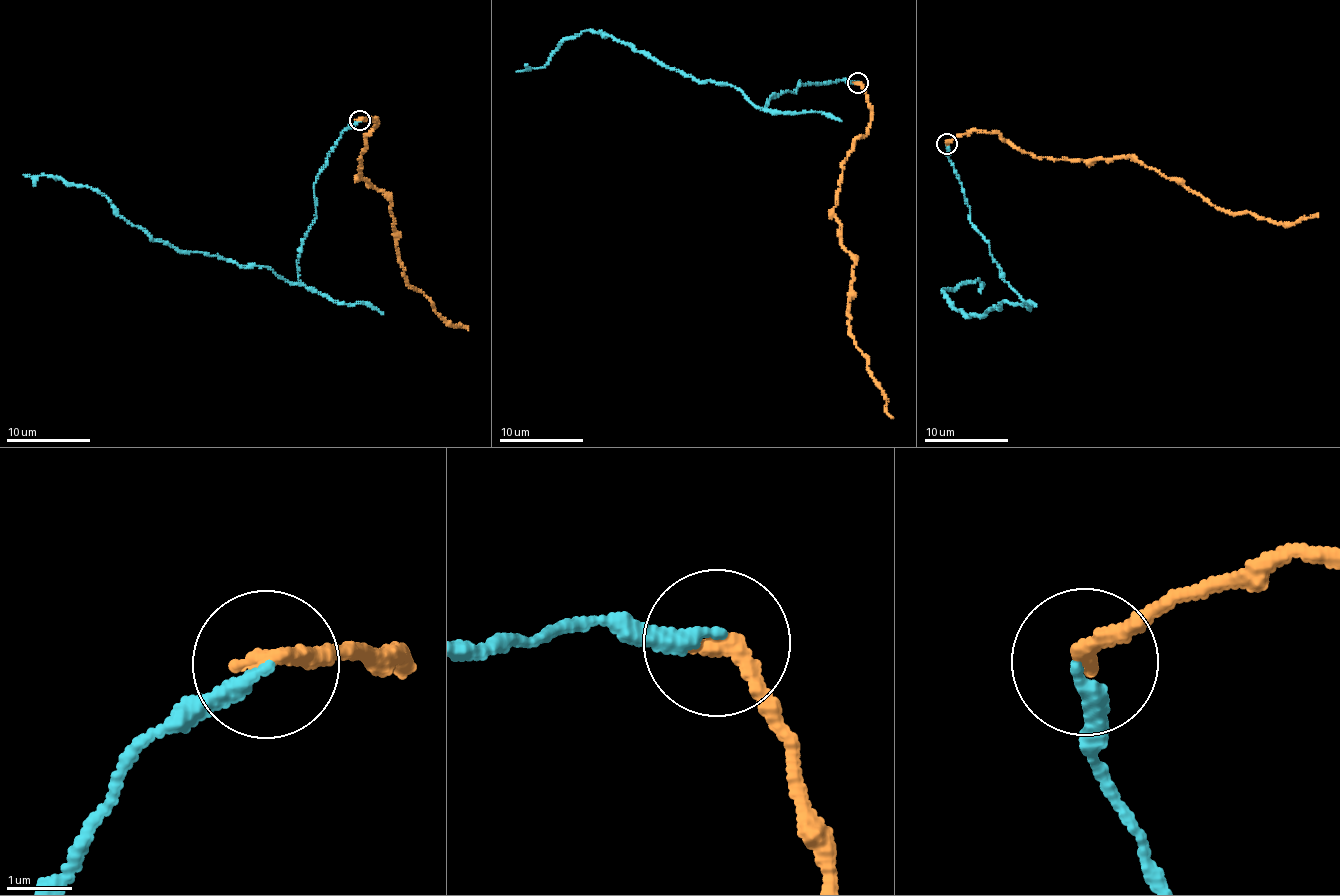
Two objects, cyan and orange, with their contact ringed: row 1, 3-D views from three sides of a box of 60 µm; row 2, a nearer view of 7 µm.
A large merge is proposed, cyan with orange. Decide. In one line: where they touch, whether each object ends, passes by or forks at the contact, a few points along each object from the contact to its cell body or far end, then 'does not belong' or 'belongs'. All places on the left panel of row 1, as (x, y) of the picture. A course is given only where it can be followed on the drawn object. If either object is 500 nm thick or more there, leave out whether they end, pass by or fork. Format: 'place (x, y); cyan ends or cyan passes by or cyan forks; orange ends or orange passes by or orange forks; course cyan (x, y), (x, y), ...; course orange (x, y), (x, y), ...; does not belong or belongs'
place (359, 120); cyan ends; orange ends; course cyan (361, 119), (342, 132), (314, 184), (316, 217), (296, 282), (175, 250), (95, 190), (23, 174); course orange (359, 119), (377, 123), (366, 137), (358, 175), (390, 201), (398, 262), (411, 286), (451, 324), (468, 326); does not belong

